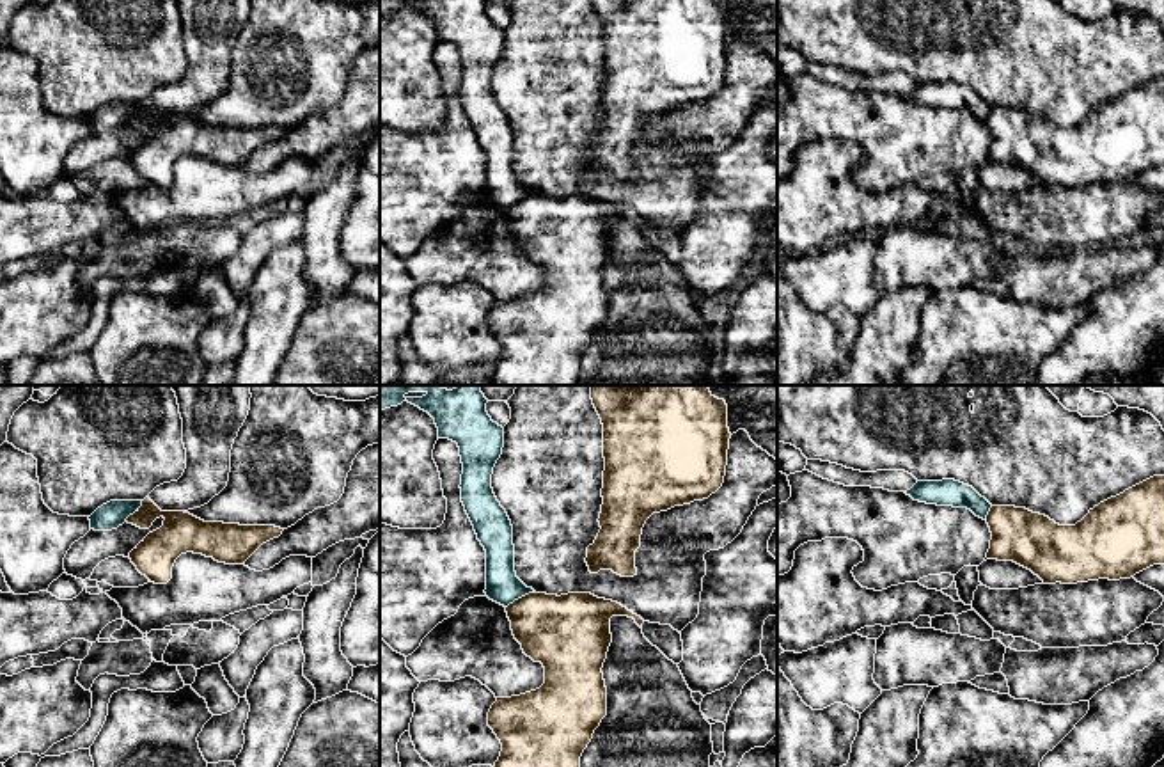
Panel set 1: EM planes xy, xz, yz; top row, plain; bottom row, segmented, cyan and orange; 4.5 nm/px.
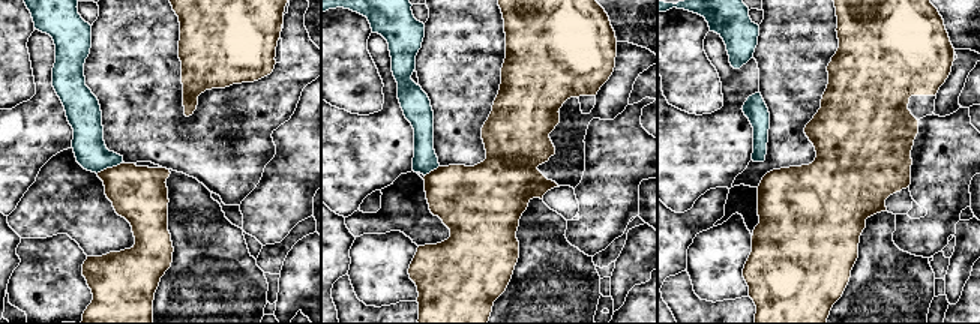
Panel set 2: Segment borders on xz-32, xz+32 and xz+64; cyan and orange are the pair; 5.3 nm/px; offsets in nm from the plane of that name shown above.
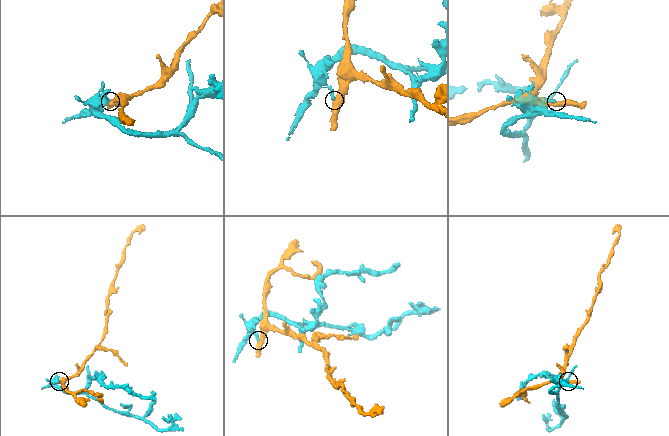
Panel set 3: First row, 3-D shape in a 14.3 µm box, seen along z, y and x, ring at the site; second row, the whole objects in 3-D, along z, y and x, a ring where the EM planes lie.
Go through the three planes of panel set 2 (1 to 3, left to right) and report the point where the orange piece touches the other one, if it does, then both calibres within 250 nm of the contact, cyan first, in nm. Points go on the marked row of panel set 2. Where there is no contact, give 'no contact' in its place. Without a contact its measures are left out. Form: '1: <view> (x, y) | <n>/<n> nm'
1: xz-32 (110, 167) | 170/300 nm
2: xz+32 (431, 170) | 130/360 nm
3: no contact

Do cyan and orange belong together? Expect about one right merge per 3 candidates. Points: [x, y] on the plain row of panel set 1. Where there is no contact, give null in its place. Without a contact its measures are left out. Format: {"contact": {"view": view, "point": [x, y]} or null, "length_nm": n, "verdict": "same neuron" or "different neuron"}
{"contact": {"view": "xz", "point": [520, 199]}, "length_nm": 150, "verdict": "different neuron"}

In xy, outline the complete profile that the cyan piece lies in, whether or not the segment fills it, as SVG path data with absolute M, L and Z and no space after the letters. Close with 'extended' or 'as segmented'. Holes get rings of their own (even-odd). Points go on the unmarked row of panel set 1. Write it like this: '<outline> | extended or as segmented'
M110 103L98 110L90 119L90 131L112 133L126 124L130 117L138 114L142 103Z | as segmented

